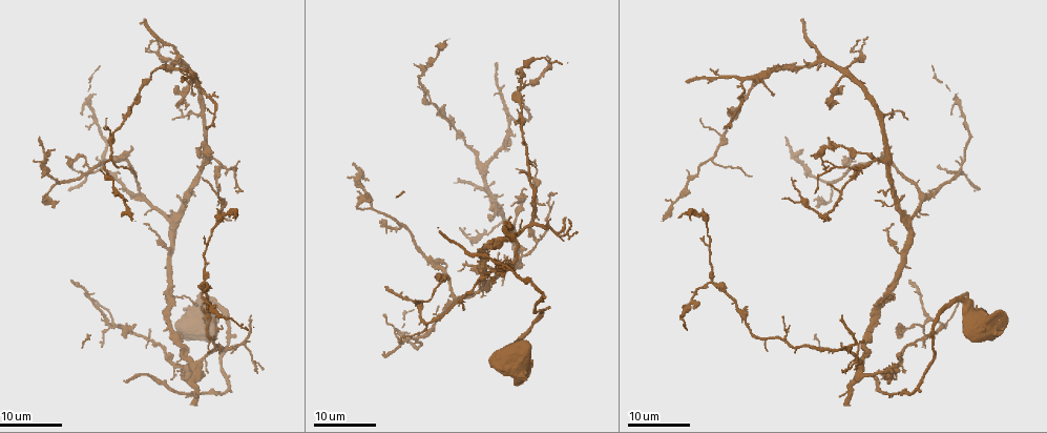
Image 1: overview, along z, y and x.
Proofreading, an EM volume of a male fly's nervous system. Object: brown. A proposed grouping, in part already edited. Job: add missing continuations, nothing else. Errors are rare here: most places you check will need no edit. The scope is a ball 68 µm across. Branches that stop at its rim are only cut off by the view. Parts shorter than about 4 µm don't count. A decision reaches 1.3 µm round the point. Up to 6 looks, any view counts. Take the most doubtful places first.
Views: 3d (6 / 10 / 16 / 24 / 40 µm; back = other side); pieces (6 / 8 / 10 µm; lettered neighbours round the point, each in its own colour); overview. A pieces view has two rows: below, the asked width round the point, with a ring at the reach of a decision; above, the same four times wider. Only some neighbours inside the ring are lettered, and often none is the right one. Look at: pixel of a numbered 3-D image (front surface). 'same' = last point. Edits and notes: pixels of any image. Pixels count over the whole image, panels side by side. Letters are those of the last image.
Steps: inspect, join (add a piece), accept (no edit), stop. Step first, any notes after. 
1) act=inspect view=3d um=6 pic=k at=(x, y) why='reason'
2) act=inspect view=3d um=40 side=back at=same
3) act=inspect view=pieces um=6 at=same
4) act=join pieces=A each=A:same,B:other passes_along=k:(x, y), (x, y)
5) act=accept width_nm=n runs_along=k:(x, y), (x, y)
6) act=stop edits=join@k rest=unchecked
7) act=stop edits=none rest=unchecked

act=inspect view=3d um=16 pic=1 at=(240, 189) why='free end'

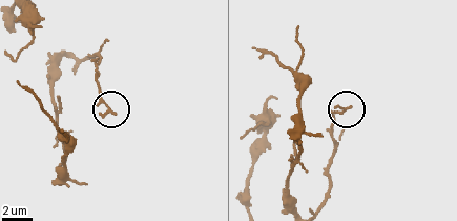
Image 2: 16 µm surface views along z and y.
act=inspect view=3d um=6 pic=2 at=(116, 114)

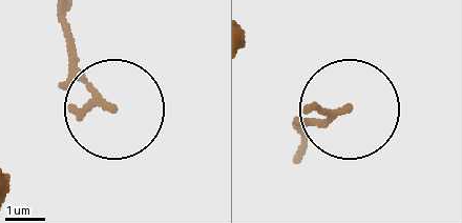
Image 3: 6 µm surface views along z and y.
act=inspect view=pieces um=10 pic=3 at=(112, 108) why='see the neighbours'

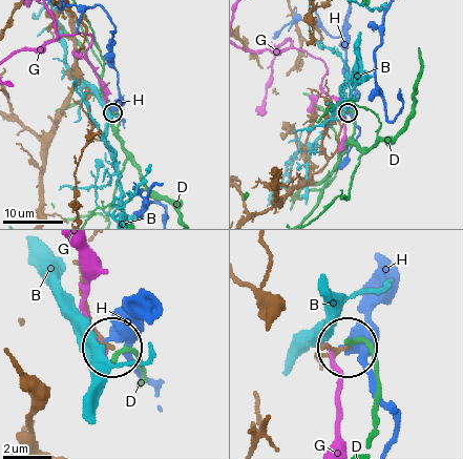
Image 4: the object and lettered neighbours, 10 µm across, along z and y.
act=accept width_nm=160 each=B:other,D:other,G:other,H:other found='no lettered piece goes on from it'

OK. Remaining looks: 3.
act=inspect view=3d um=16 pic=1 at=(486, 294) why='tapers out'

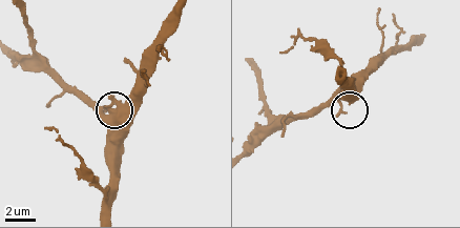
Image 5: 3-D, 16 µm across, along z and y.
act=inspect view=pieces um=8 pic=5 at=(345, 113)

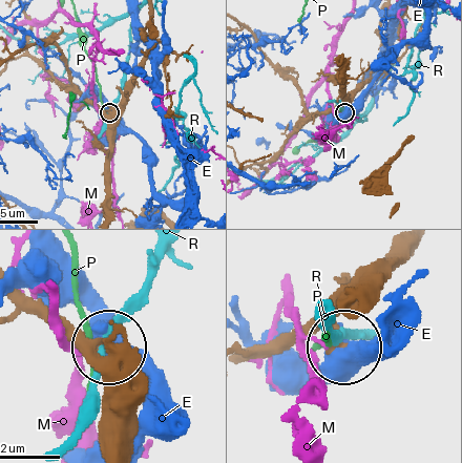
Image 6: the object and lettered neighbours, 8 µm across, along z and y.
act=accept each=E:other,M:other,P:other,R:other found='none of them fits'

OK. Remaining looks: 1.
act=stop edits=none rest=unchecked

